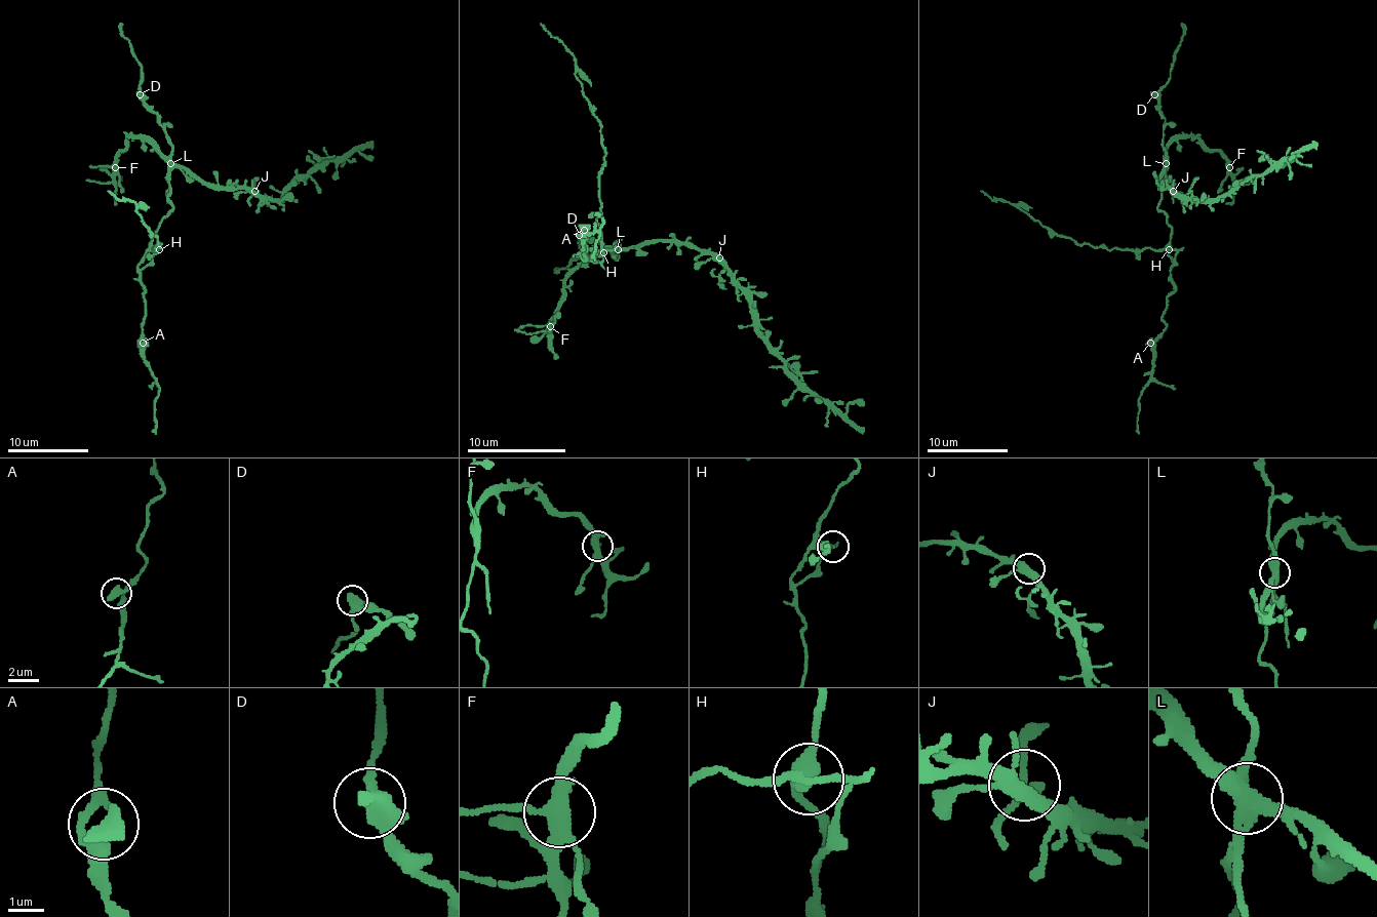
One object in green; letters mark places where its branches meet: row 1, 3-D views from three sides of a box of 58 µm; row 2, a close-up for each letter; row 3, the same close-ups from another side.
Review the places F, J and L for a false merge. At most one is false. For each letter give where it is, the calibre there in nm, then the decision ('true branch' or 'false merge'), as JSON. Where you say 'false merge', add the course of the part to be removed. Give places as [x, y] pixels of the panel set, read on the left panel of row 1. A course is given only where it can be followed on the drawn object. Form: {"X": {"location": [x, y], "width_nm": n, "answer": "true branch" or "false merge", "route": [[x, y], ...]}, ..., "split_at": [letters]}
{"F": {"location": [115, 167], "width_nm": 360, "answer": "true branch"}, "J": {"location": [254, 191], "width_nm": 380, "answer": "true branch"}, "L": {"location": [170, 163], "width_nm": 400, "answer": "false merge", "route": [[171, 163], [171, 207], [157, 228], [151, 245], [155, 249], [161, 243], [142, 222], [133, 201], [107, 191]]}, "split_at": ["L"]}

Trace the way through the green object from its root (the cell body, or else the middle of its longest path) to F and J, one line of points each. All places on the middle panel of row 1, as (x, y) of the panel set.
F: (616, 247), (596, 249), (564, 282), (564, 298), (550, 326)
J: (616, 247), (640, 247), (660, 240), (695, 245), (719, 257)

